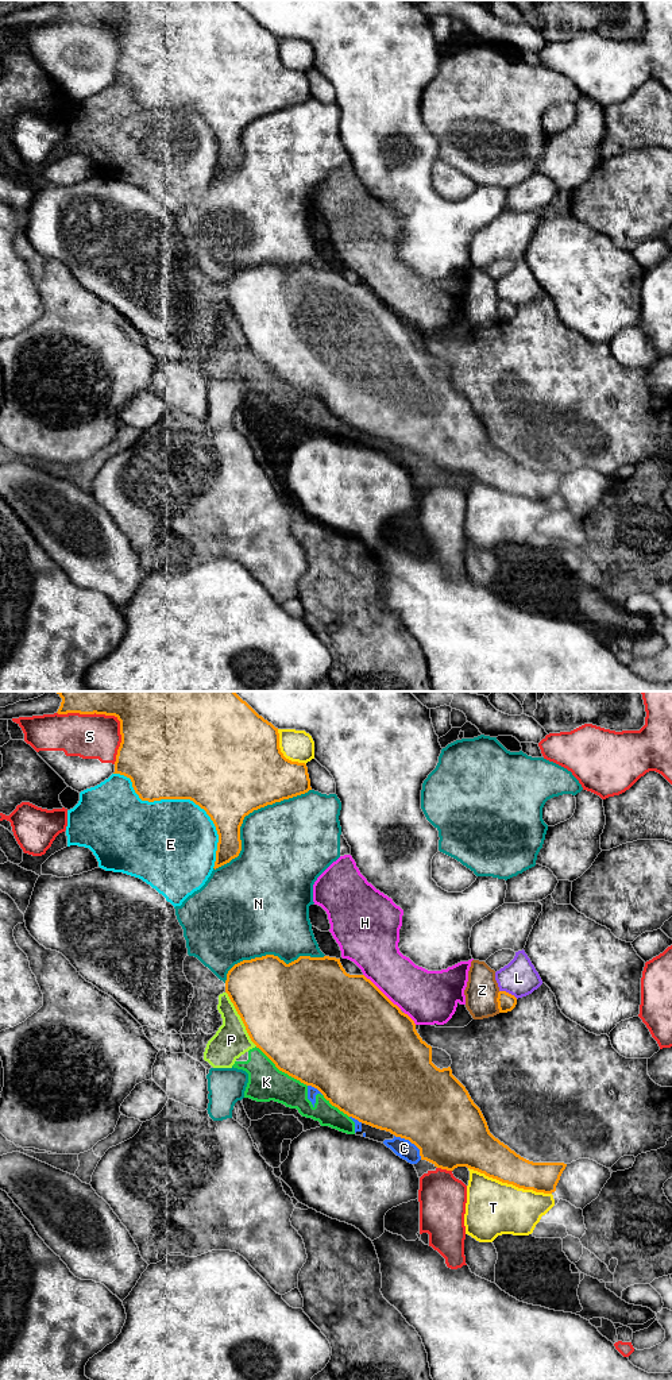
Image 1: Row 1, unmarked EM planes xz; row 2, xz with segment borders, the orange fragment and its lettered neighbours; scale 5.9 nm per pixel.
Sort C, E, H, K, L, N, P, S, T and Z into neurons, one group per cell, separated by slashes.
C K P / E / H / L / N / S / T / Z

